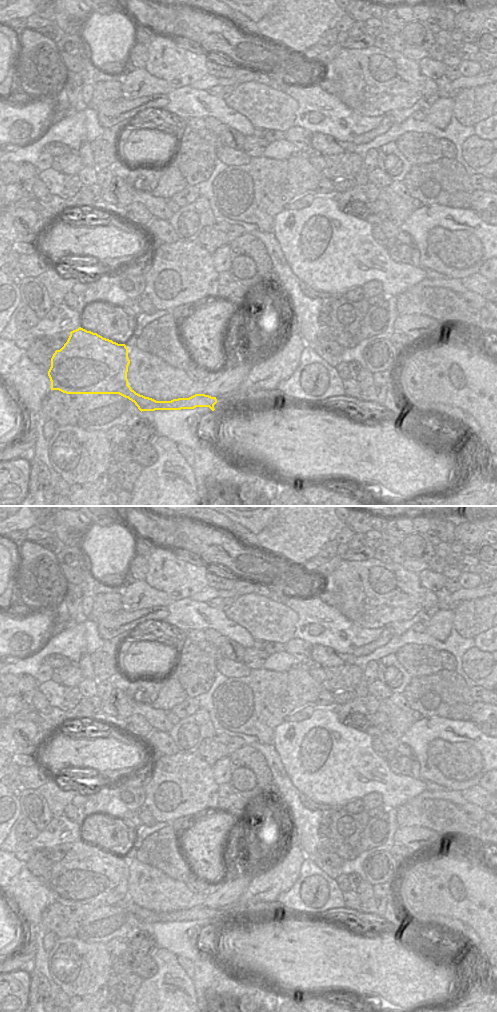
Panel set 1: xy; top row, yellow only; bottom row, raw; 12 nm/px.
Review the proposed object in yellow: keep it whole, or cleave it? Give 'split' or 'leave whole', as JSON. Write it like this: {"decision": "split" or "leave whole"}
{"decision": "split"}

